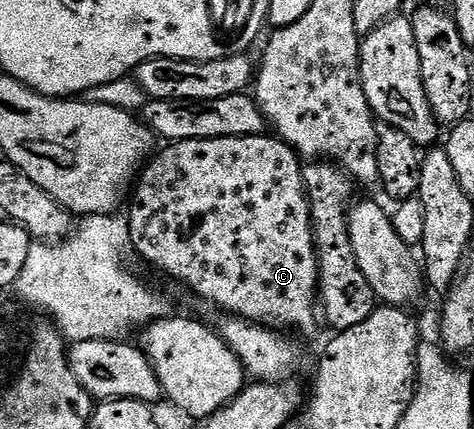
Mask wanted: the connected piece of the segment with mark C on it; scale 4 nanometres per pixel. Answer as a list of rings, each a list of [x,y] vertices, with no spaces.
[[[275,135],[190,139],[189,141],[173,141],[165,144],[163,148],[161,153],[159,150],[145,164],[130,197],[132,210],[127,210],[126,216],[134,253],[137,253],[142,260],[149,261],[154,268],[161,269],[166,276],[173,277],[178,284],[185,285],[190,292],[197,293],[202,300],[217,305],[222,311],[221,314],[241,317],[247,321],[254,321],[258,325],[283,327],[285,330],[297,329],[300,333],[310,332],[316,325],[316,317],[318,321],[320,264],[316,261],[312,212],[308,202],[308,190],[304,187],[304,171],[300,154]]]

